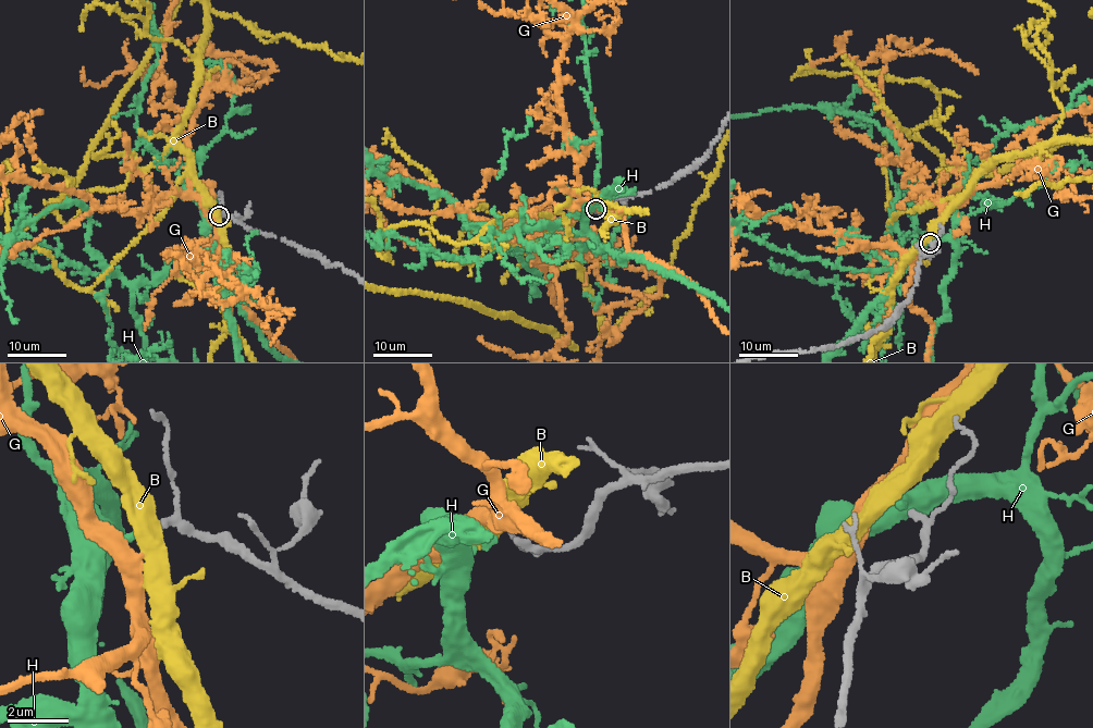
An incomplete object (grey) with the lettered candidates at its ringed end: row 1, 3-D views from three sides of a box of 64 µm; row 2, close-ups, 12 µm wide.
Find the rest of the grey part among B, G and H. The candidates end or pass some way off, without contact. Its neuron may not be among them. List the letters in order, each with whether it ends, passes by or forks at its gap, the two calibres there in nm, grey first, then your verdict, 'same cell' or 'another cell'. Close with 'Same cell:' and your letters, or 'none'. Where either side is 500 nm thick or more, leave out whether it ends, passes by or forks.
B: calibres 170 and 550 nm; another cell
G: it passes by; calibres 170 and 480 nm; another cell
H: it ends; calibres 170 and 200 nm; same cell
Same cell: H

